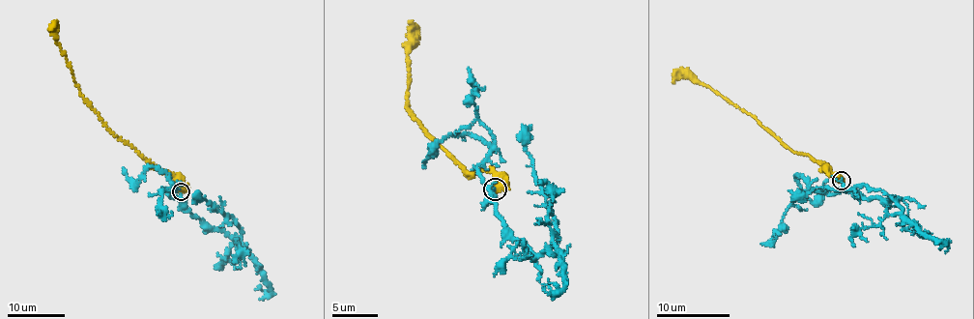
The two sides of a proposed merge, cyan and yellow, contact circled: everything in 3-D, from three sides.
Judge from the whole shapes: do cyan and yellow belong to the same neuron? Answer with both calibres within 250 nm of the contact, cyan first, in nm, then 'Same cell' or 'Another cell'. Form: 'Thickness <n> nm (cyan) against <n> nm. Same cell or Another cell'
Thickness 140 nm (cyan) against 550 nm. Another cell

